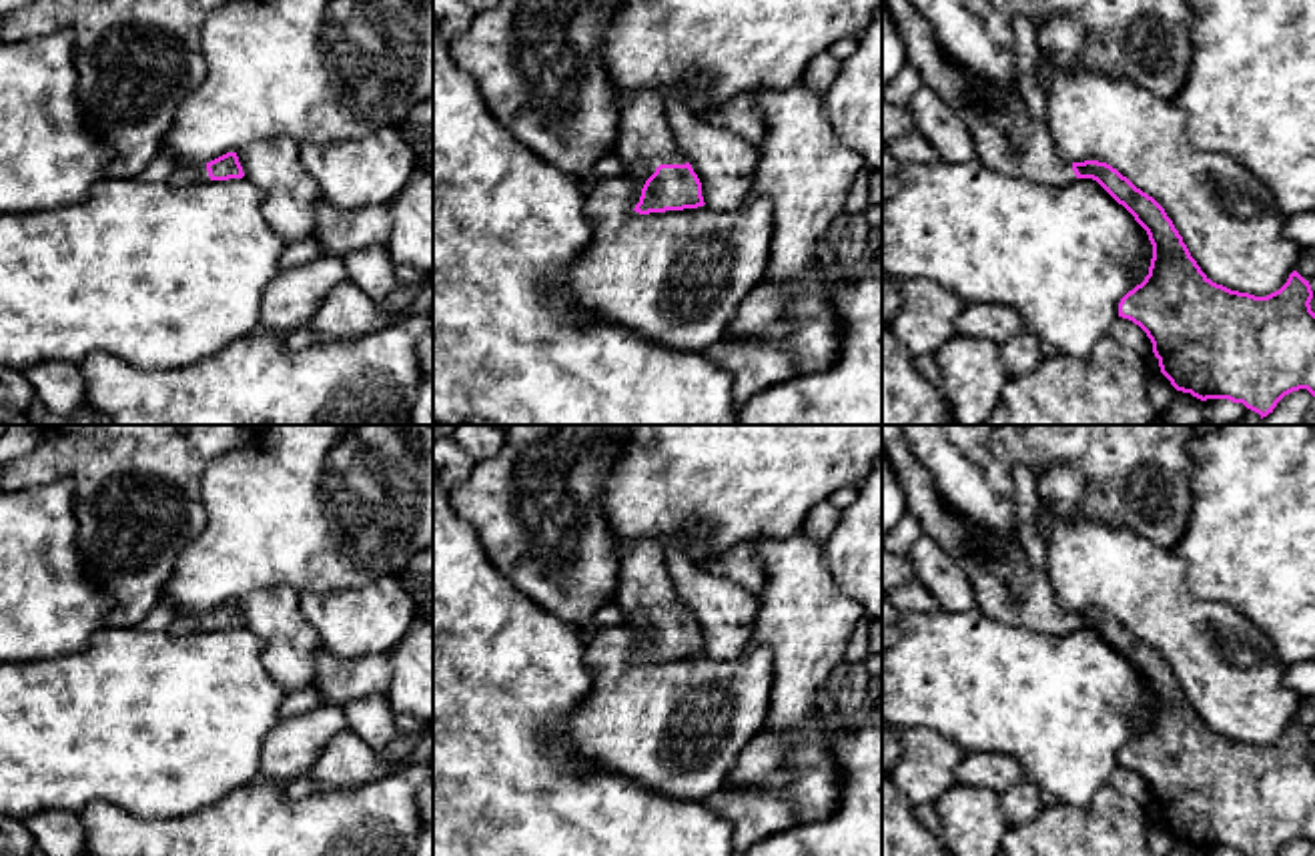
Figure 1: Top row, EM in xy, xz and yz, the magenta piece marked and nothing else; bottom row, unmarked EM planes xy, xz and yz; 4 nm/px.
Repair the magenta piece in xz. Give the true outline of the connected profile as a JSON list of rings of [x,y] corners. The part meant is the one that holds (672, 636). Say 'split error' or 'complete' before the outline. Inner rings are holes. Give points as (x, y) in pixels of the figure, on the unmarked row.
split error | [[[645,537],[625,547],[617,561],[615,601],[623,621],[643,629],[635,662],[704,656],[702,631],[680,599],[664,563],[664,547]]]

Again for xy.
split error | [[[227,601],[206,613],[178,613],[168,625],[174,635],[198,633],[208,629],[243,627],[243,615],[237,601]]]

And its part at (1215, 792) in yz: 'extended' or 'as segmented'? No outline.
extended

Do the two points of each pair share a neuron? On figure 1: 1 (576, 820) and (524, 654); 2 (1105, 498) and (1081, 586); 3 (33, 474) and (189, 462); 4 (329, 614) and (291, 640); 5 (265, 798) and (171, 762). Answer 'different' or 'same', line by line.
1: same
2: different
3: same
4: different
5: different

